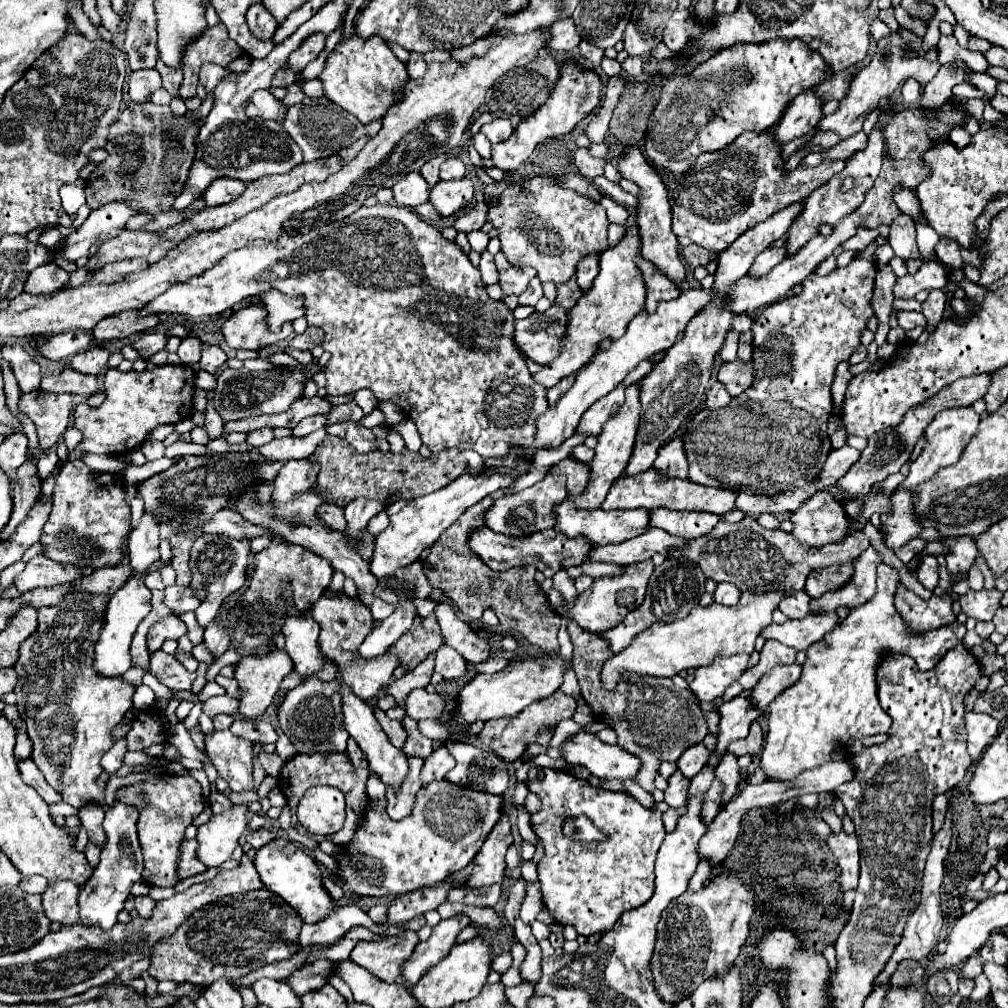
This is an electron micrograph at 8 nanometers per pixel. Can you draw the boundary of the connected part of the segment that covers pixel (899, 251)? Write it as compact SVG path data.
M898 214L894 222L890 224L890 236L888 242L896 256L908 260L908 258L922 258L916 246L916 228L914 220L906 214Z

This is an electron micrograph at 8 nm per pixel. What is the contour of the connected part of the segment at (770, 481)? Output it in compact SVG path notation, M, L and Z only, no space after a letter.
M876 240L864 248L862 252L856 254L856 258L846 266L846 268L836 268L832 270L828 276L818 276L818 274L810 274L804 282L802 282L802 292L798 296L790 296L784 298L782 302L774 302L772 306L766 306L766 310L754 318L752 324L752 338L754 338L754 350L752 350L752 364L754 364L754 382L752 386L742 392L740 396L736 396L726 408L720 410L700 410L688 424L686 432L684 432L684 448L688 454L688 480L696 482L696 484L704 484L704 486L714 486L714 488L726 488L726 490L744 490L746 494L768 494L768 496L776 496L788 488L796 488L796 486L806 486L808 482L814 482L820 474L820 470L824 468L826 456L832 450L830 444L830 436L828 436L828 418L832 414L832 394L830 394L830 386L834 382L834 372L836 366L844 360L848 360L852 356L852 352L856 352L860 348L860 334L866 330L868 320L874 316L872 310L872 292L874 292L874 278L876 278L876 262L874 262L874 250L878 248Z

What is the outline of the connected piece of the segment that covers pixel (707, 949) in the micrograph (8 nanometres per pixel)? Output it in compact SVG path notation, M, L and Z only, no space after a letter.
M718 874L700 892L674 898L658 922L652 974L656 992L664 1002L678 1004L692 996L700 980L722 978L734 966L750 934L754 894L734 874Z

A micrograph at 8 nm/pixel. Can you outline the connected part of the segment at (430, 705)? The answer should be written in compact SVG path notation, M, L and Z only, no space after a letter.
M424 688L422 690L412 690L406 698L406 714L414 720L420 718L432 718L436 720L444 708L444 700L438 694L430 694Z

